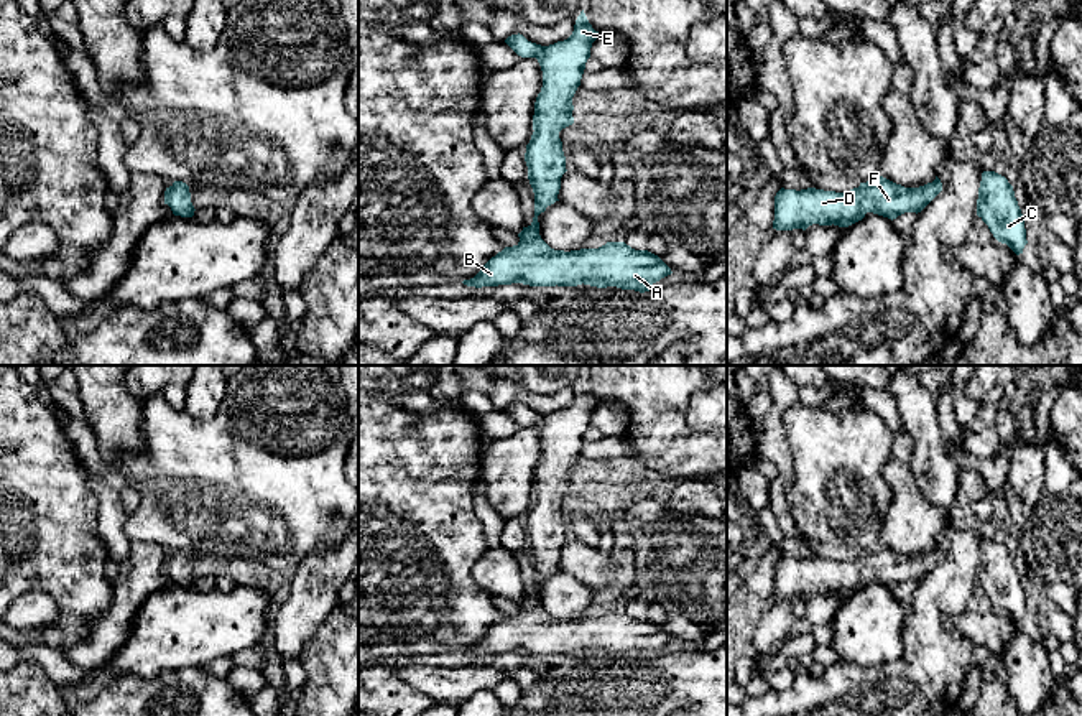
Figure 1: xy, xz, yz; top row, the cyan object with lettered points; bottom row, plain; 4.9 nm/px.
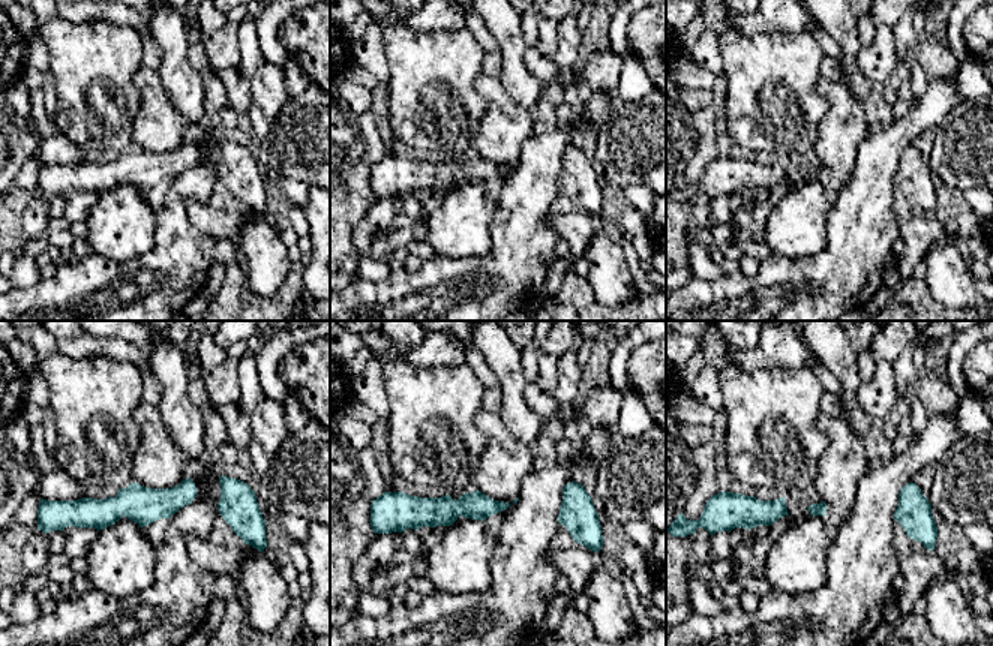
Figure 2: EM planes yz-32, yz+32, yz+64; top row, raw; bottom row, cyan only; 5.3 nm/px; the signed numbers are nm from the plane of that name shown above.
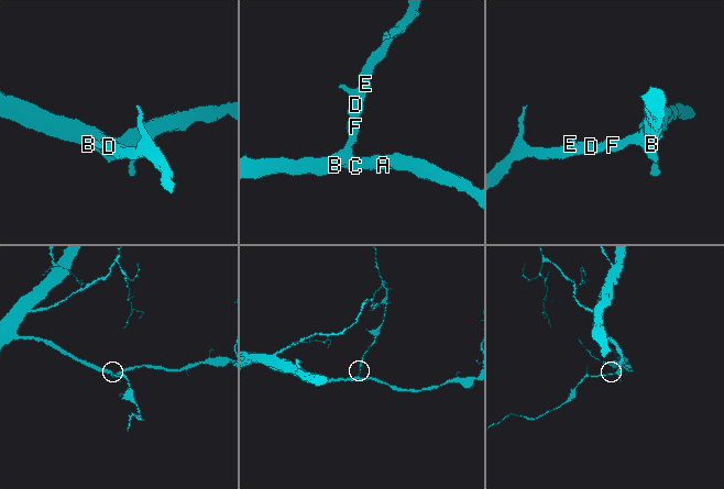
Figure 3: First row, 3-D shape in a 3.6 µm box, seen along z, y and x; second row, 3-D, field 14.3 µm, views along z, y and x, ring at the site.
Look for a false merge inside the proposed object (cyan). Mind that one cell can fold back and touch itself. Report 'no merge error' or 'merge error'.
no merge error

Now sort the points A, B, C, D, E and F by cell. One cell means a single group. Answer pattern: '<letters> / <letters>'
A B C D E F

